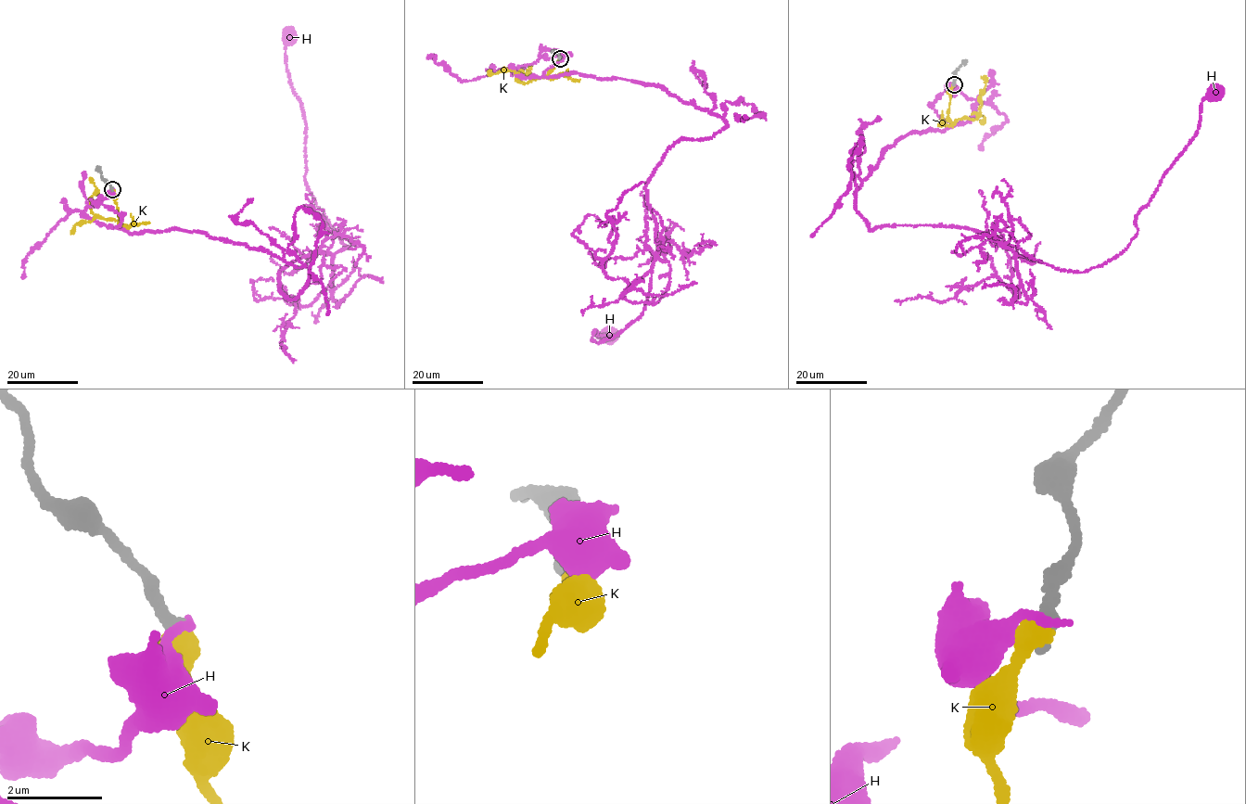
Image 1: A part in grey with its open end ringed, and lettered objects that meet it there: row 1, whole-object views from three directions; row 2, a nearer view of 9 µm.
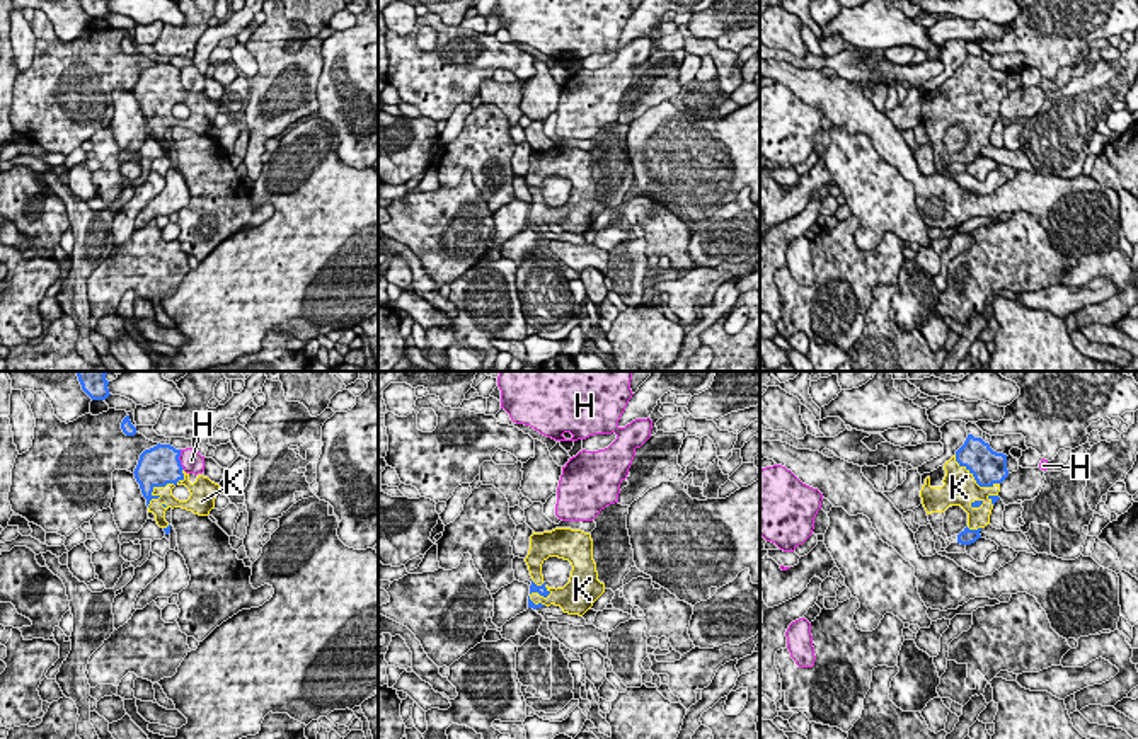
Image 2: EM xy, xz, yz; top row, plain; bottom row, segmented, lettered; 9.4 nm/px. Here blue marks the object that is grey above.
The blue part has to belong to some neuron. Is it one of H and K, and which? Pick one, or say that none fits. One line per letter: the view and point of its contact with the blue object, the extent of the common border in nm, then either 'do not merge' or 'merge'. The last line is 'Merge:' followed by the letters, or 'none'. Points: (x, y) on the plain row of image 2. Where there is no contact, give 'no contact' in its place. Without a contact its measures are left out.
H: contact xy (179, 79); length 200 nm; do not merge
K: contact xy (162, 104); length 500 nm; merge
Merge: K

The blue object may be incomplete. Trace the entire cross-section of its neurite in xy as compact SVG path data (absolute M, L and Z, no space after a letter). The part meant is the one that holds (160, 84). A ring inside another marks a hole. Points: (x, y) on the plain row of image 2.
M158 61L140 73L133 90L147 117L148 131L155 133L155 140L165 153L170 152L170 143L164 136L169 126L182 126L194 133L208 135L220 112L220 104L208 95L198 94L196 100L191 102L189 92L184 90L179 75L181 68ZM181 102L191 111L187 119L179 119L172 114L172 107Z

